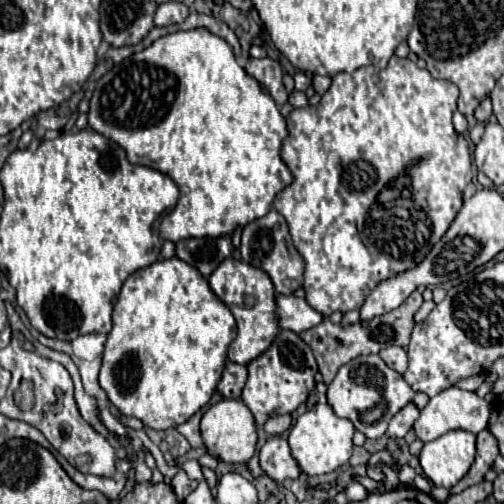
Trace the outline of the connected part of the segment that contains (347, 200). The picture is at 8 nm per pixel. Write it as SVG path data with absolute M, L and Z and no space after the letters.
M392 56L388 66L380 70L378 66L364 66L354 70L352 74L342 72L332 78L330 88L326 94L320 98L316 106L304 106L304 108L294 108L288 114L288 138L282 142L282 160L290 168L294 180L290 186L286 186L282 192L276 194L274 198L274 208L286 218L294 246L302 254L306 262L306 272L304 272L304 292L306 300L312 308L322 312L324 316L340 310L358 310L364 304L366 298L366 288L368 294L382 282L388 280L396 274L402 274L414 266L418 266L426 254L432 250L432 246L446 234L450 228L452 220L462 208L462 192L466 184L472 180L472 158L470 158L470 146L468 140L458 134L452 126L452 114L456 110L456 100L458 100L458 88L452 82L446 80L436 80L430 76L428 70L420 70L412 60L408 58L398 58Z

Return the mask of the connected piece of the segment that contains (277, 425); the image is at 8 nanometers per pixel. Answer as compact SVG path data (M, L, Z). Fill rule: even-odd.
M284 414L284 416L272 416L272 418L268 418L266 424L264 424L264 430L270 436L278 436L278 434L286 432L290 426L292 426L292 418L288 414Z

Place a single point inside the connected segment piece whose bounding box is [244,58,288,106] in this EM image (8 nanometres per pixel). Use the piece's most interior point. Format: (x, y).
(267, 71)

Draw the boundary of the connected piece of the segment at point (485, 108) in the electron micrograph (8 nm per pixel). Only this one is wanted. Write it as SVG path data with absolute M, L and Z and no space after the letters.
M486 98L486 100L480 102L480 106L476 108L474 116L476 116L478 122L488 122L488 120L490 120L490 116L492 116L492 104L490 104L490 98Z

